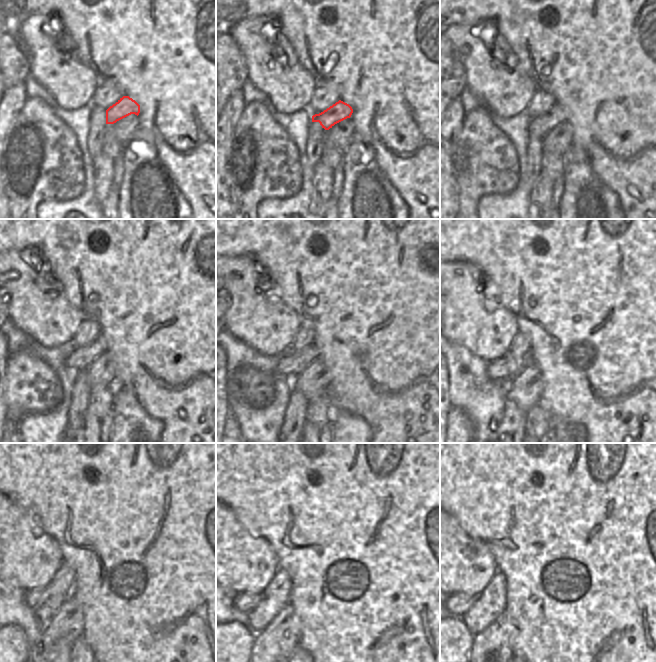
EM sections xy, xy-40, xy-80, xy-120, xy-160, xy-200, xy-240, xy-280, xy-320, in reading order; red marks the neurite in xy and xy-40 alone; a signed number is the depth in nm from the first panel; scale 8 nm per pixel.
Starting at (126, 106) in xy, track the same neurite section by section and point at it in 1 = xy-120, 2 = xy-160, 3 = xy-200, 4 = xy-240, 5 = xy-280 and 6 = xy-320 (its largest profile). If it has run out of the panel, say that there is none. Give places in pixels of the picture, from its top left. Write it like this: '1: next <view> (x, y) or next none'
1: next xy-120 (83, 356)
2: next xy-160 (292, 361)
3: next xy-200 (505, 368)
4: next xy-240 (35, 597)
5: next xy-280 (246, 602)
6: next xy-320 (460, 603)

